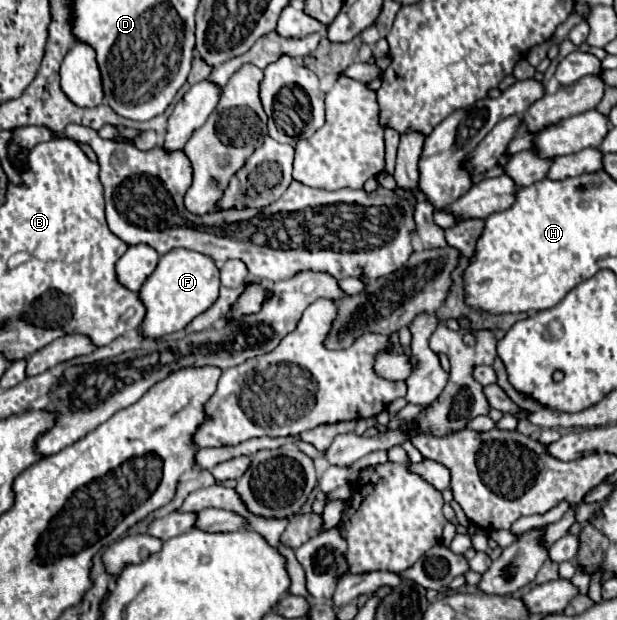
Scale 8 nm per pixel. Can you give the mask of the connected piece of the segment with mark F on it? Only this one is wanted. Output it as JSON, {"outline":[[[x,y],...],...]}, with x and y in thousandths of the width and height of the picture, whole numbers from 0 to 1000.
{"outline":[[[282,402],[269,408],[266,415],[259,415],[250,440],[233,453],[224,469],[224,479],[237,495],[227,540],[233,547],[259,547],[266,540],[295,534],[318,508],[331,505],[350,485],[353,466],[353,431],[340,415],[305,402]]]}

